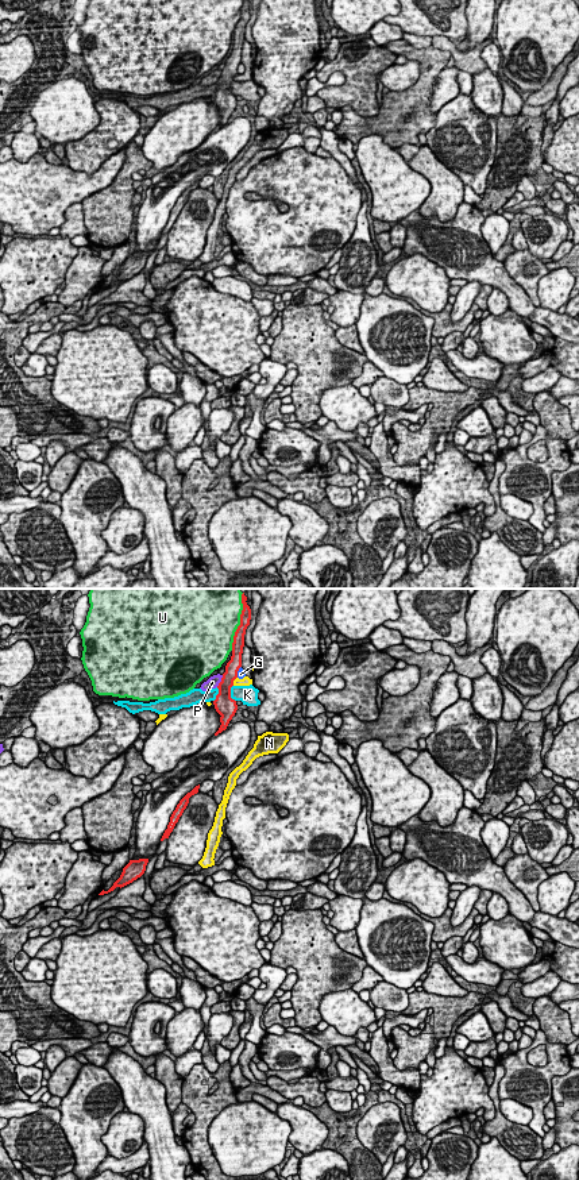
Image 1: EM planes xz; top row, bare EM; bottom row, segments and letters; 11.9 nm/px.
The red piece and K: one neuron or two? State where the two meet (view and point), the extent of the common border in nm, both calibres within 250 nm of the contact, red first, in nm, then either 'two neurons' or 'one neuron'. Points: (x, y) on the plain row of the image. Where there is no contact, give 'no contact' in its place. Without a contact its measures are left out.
xz (230, 88) | 220 nm | 240/220 nm | two neurons

